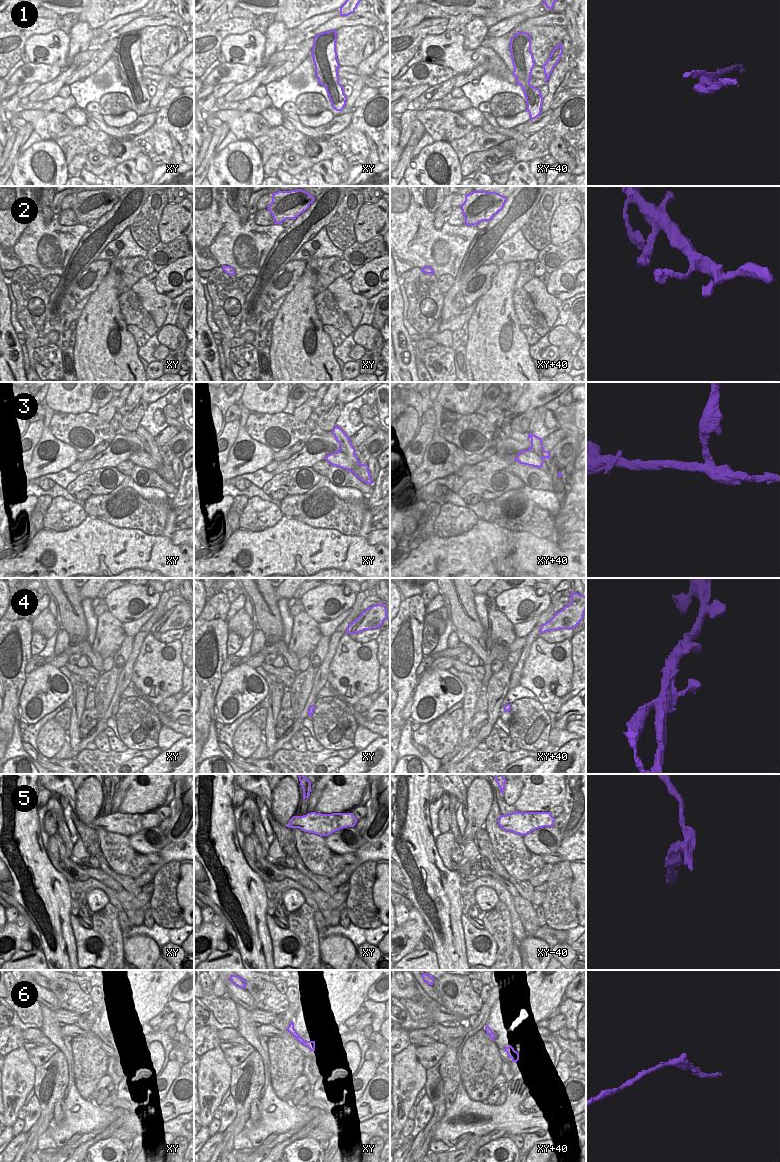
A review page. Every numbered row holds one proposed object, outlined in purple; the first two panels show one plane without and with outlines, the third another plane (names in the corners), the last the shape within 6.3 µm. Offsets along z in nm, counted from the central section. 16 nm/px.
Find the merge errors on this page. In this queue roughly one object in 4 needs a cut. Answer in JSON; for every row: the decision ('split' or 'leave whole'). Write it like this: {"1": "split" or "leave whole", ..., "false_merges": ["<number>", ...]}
{"1": "split", "2": "leave whole", "3": "split", "4": "leave whole", "5": "leave whole", "6": "leave whole", "false_merges": ["1", "3"]}

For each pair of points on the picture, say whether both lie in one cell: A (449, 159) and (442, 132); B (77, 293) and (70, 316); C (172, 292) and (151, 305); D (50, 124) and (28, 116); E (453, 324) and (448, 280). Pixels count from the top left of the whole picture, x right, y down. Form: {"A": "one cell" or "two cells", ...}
{"A": "two cells", "B": "two cells", "C": "two cells", "D": "one cell", "E": "two cells"}

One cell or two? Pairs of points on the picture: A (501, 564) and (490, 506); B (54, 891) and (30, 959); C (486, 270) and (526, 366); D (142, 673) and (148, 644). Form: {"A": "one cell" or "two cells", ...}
{"A": "two cells", "B": "two cells", "C": "two cells", "D": "one cell"}

